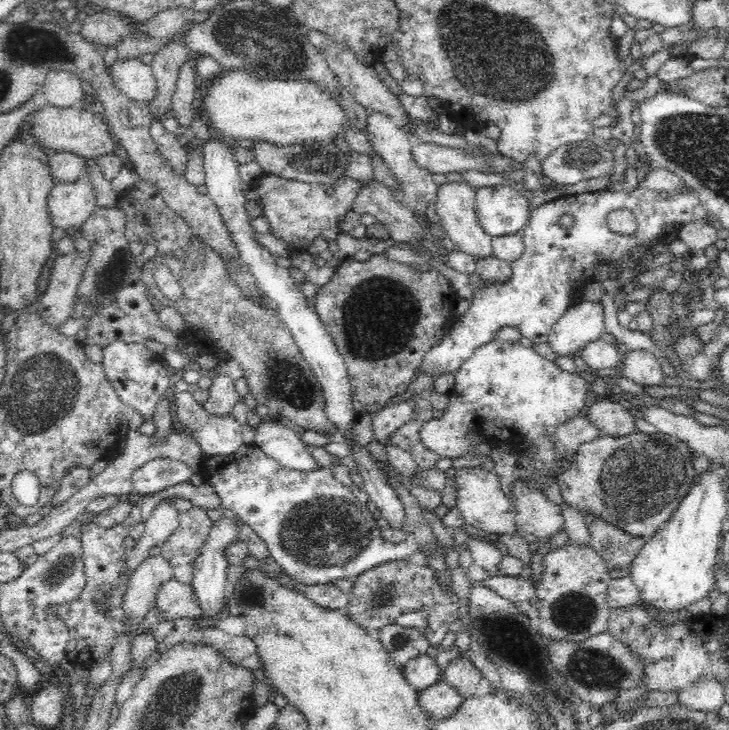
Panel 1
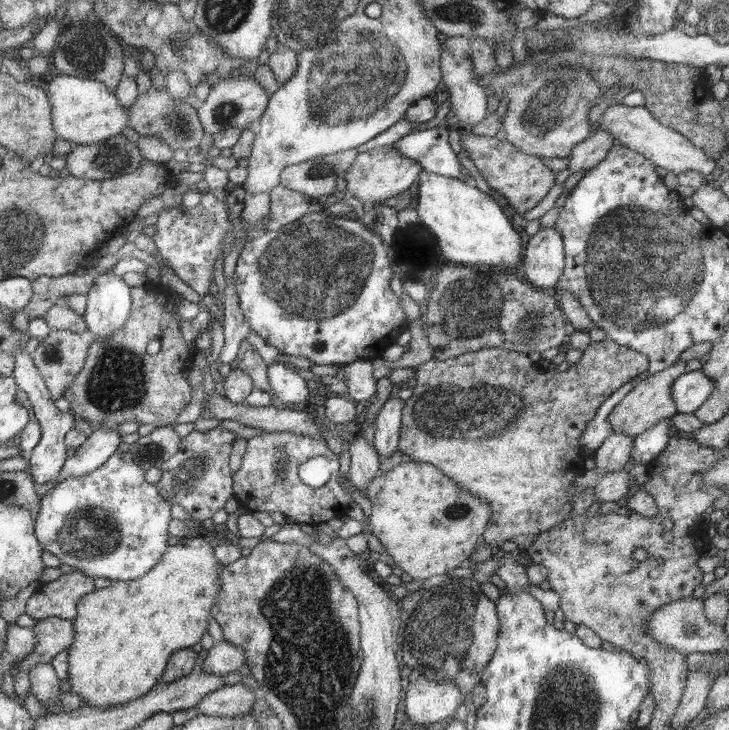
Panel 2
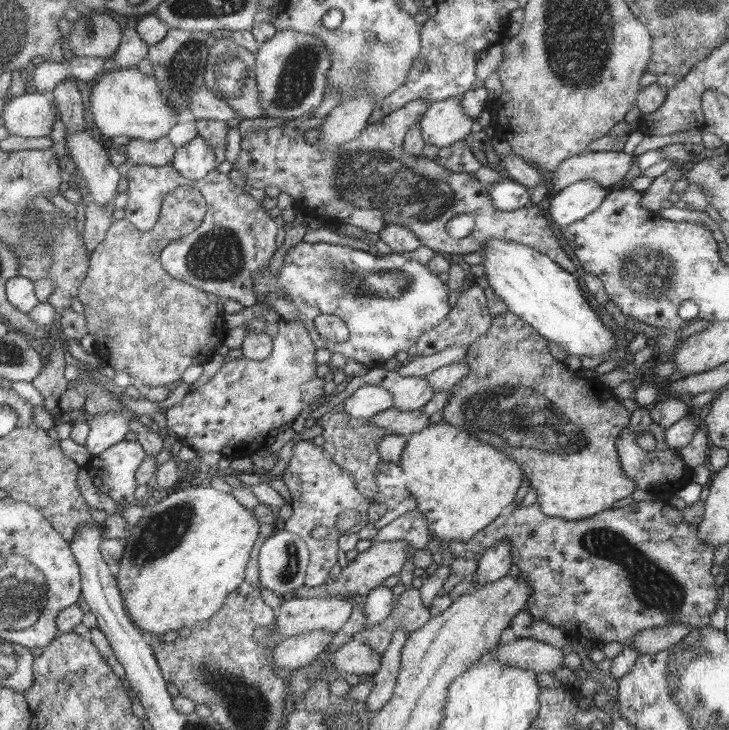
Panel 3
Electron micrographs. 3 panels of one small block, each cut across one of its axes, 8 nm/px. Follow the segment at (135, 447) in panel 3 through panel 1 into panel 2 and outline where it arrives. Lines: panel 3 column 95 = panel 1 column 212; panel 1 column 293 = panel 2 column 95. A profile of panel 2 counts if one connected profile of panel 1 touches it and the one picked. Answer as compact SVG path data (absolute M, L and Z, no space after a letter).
M115 451L115 453L100 468L94 470L94 472L88 473L82 477L66 477L64 481L60 481L58 485L50 488L40 500L38 514L33 520L36 525L38 541L42 543L42 546L45 547L46 551L56 555L56 557L62 561L62 564L73 566L76 571L82 571L93 579L109 578L111 581L136 581L137 579L146 576L146 573L149 573L169 550L168 522L170 522L172 518L170 518L169 499L166 499L161 494L161 491L158 490L156 484L149 483L144 474L145 470L142 469L141 466L138 466L137 462L134 462L132 453L129 451Z

